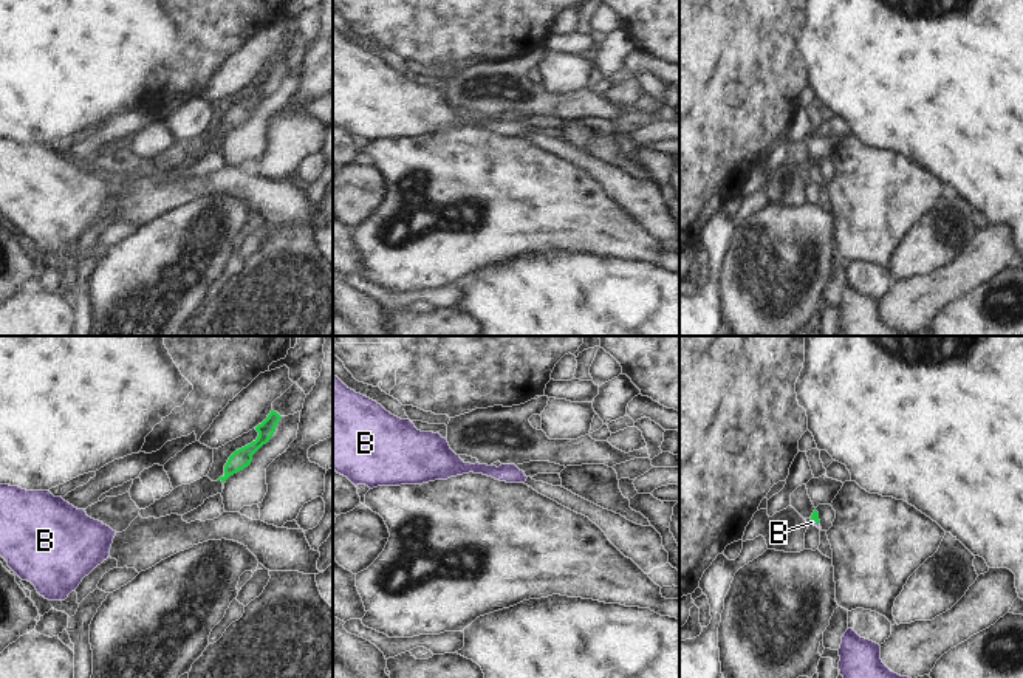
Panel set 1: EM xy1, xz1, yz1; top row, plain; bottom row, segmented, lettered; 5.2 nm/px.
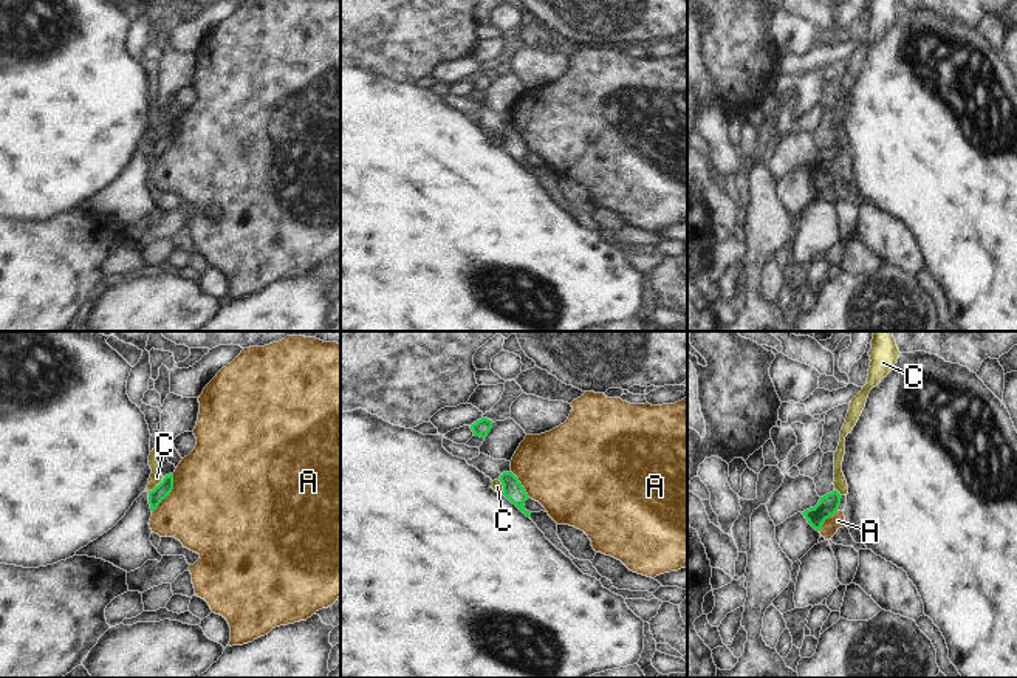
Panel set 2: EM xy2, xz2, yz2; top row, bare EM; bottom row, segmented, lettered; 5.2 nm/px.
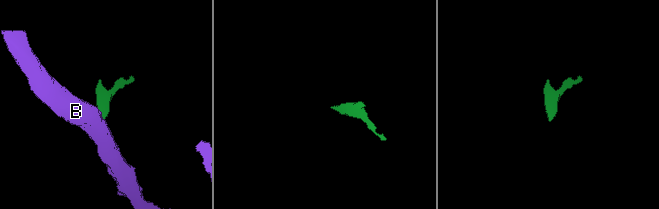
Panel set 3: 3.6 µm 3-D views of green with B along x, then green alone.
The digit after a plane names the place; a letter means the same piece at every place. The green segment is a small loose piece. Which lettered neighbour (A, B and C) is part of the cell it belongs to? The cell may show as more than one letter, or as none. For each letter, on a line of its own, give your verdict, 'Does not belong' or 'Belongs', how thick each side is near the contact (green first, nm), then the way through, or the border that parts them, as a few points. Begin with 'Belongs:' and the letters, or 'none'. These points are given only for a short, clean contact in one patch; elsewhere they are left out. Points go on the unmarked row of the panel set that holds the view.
Belongs: B
A: Does not belong. Thickness 80 nm (green) against 500 nm
B: Belongs. Thickness 50 nm (green) against 20 nm. Path across: yz1 (814, 171), (816, 175), (811, 175)
C: Does not belong. Thickness 80 nm (green) against 70 nm. Boundary: xy2 (164, 130), (149, 146)

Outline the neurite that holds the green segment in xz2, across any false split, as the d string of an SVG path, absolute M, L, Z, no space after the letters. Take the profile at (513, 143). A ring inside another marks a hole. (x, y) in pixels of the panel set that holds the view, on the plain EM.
M509 124L503 125L498 132L503 138L503 149L515 158L526 170L531 170L531 166L525 163L525 155L529 152L525 141L519 132Z

